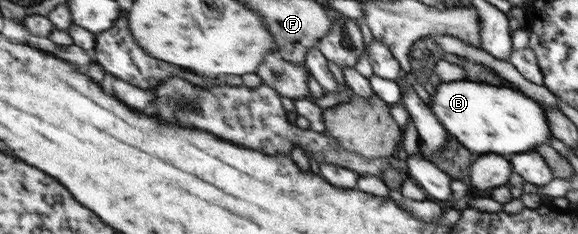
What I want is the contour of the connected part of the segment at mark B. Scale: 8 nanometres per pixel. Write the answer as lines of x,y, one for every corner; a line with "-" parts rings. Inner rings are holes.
460,80
440,82
434,88
428,106
431,113
437,118
441,127
473,156
485,153
516,154
536,149
537,144
549,144
551,131
549,131
548,120
545,119
545,111
533,99
511,86
495,87
495,85
475,83
471,80

